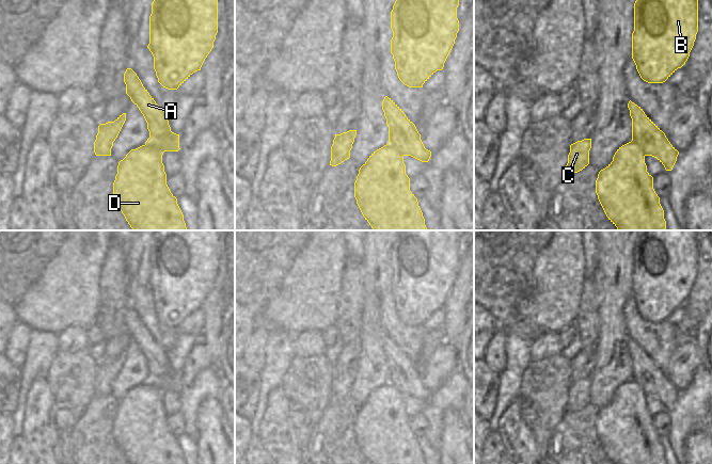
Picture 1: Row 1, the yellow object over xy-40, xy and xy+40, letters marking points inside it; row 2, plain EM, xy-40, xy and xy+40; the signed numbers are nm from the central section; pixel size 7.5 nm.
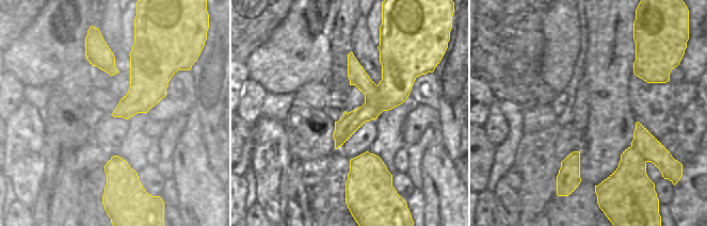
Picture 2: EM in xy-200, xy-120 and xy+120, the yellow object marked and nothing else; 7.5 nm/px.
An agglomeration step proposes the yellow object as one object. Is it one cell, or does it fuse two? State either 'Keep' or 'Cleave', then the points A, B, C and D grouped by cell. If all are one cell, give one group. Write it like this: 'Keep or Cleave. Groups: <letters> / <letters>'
Cleave. Groups: A / B C D

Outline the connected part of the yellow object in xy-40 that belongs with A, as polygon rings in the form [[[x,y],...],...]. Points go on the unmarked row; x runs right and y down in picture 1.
[[[131,307],[126,308],[124,321],[126,323],[126,333],[139,347],[147,362],[149,377],[145,381],[145,384],[151,384],[163,391],[178,390],[180,388],[179,373],[171,370],[167,350],[163,350],[156,342]]]

